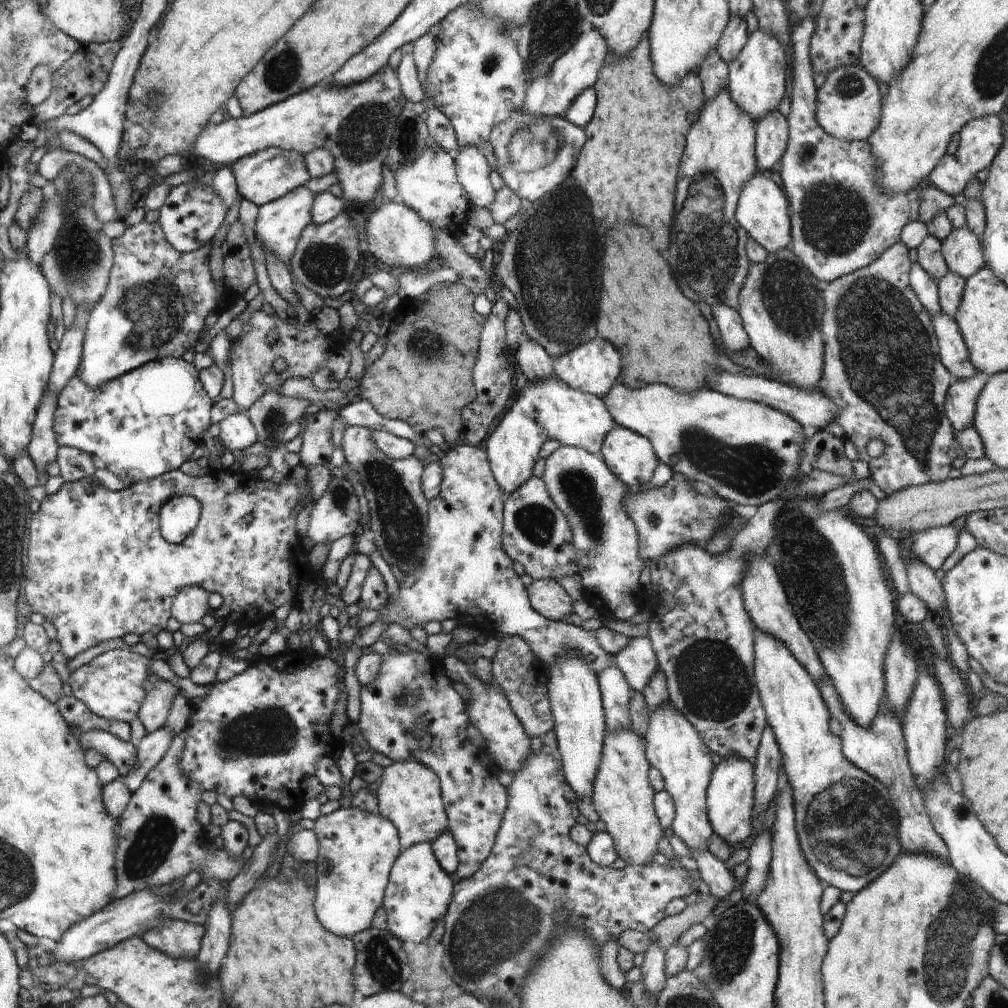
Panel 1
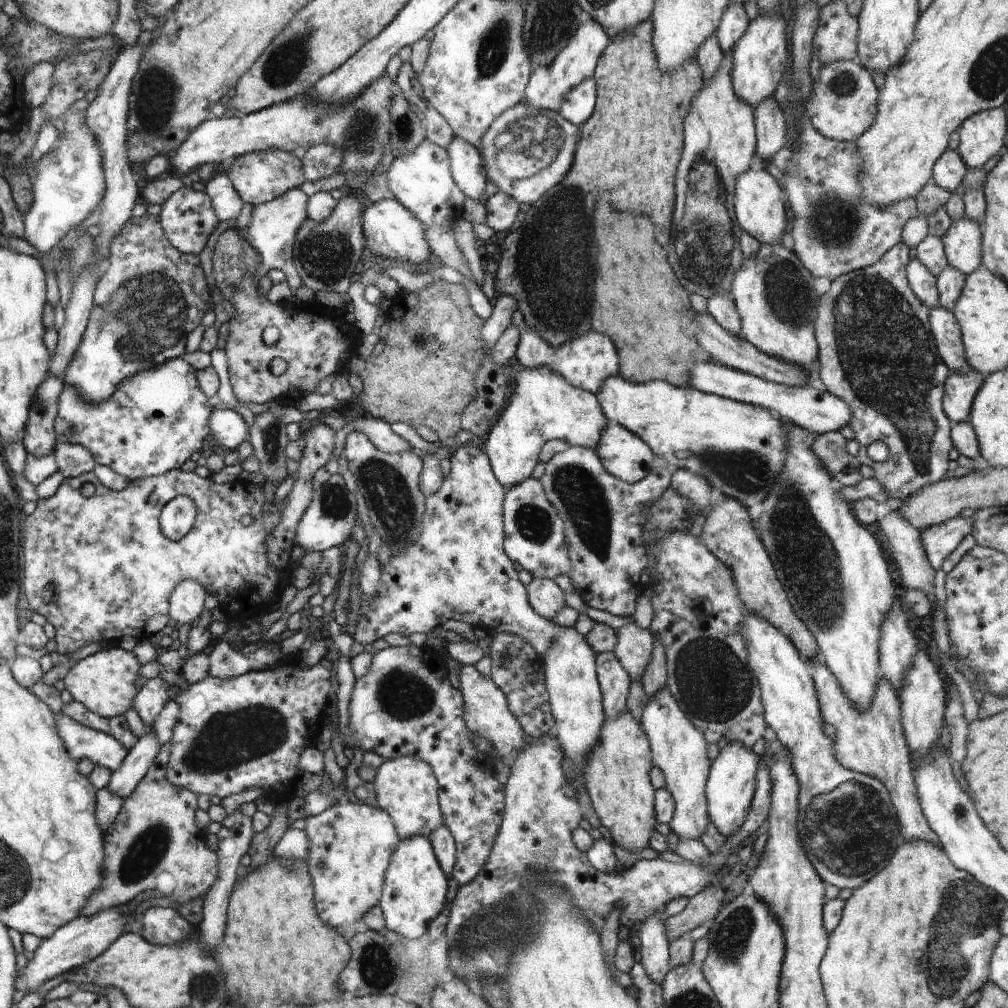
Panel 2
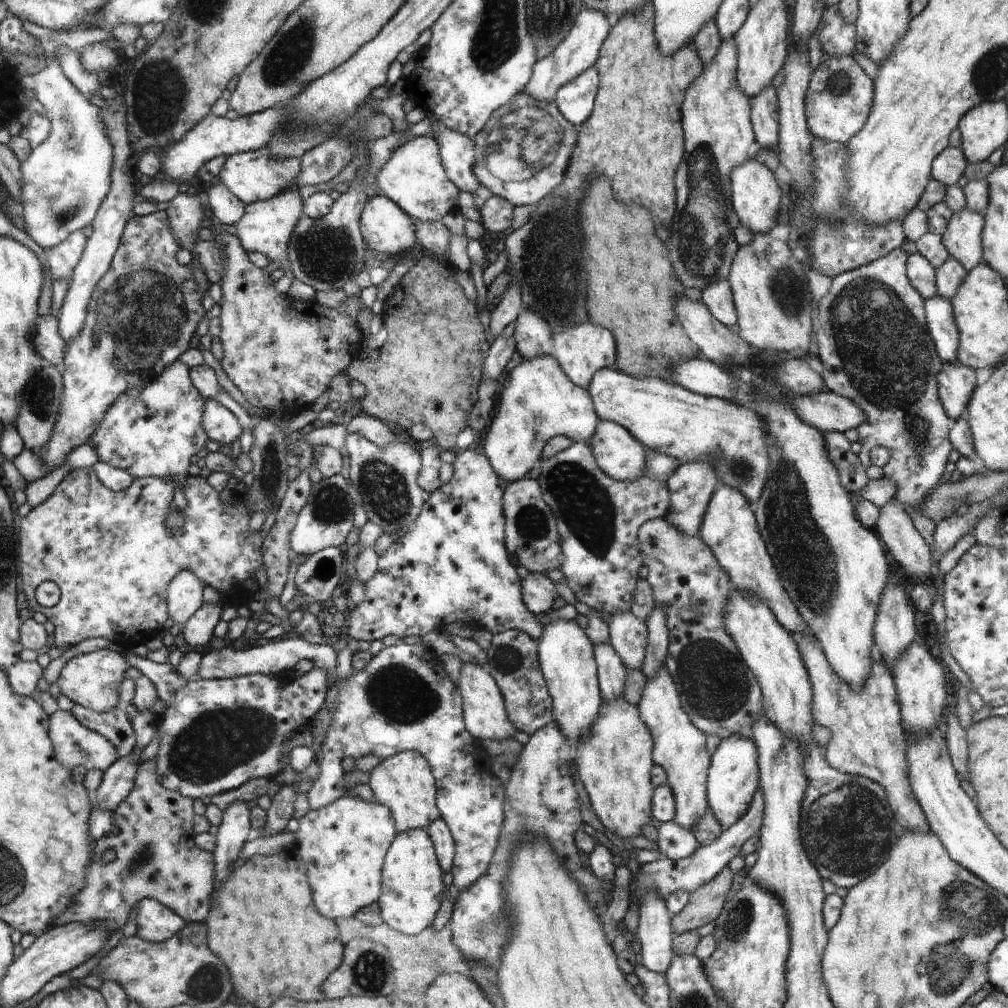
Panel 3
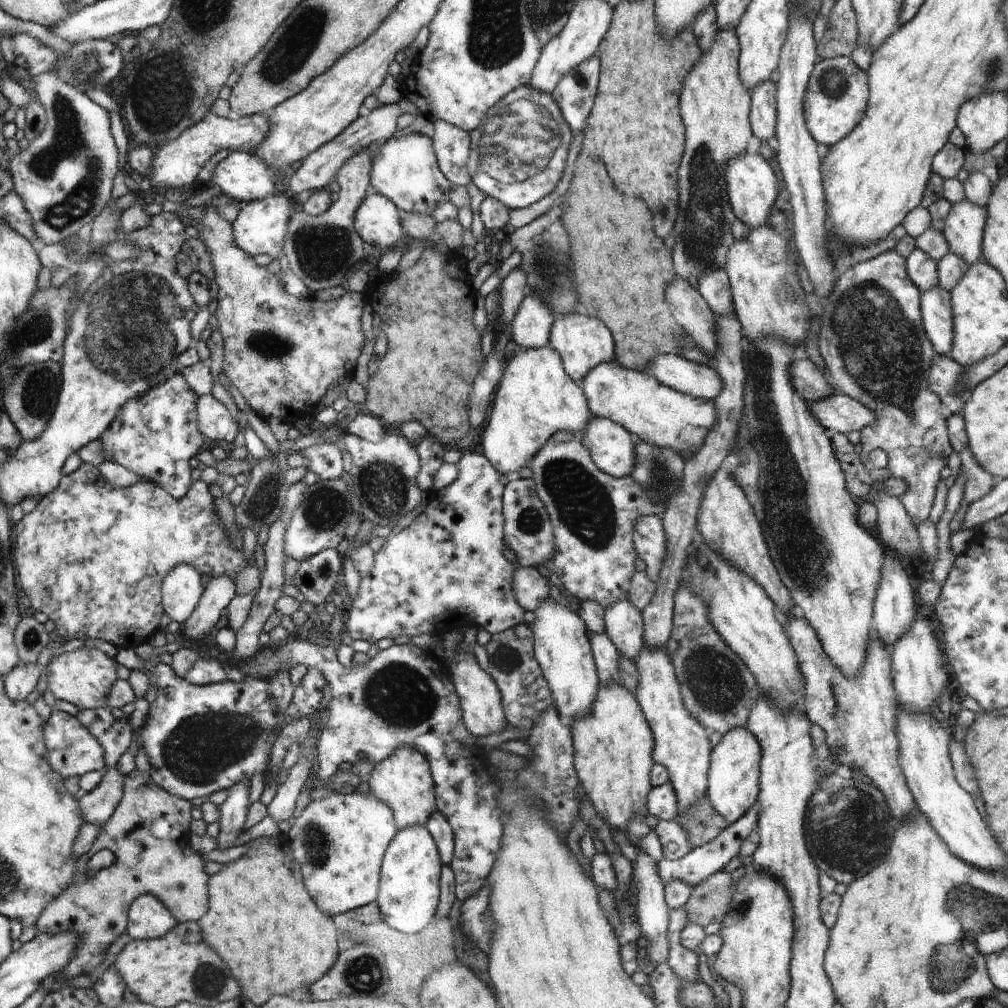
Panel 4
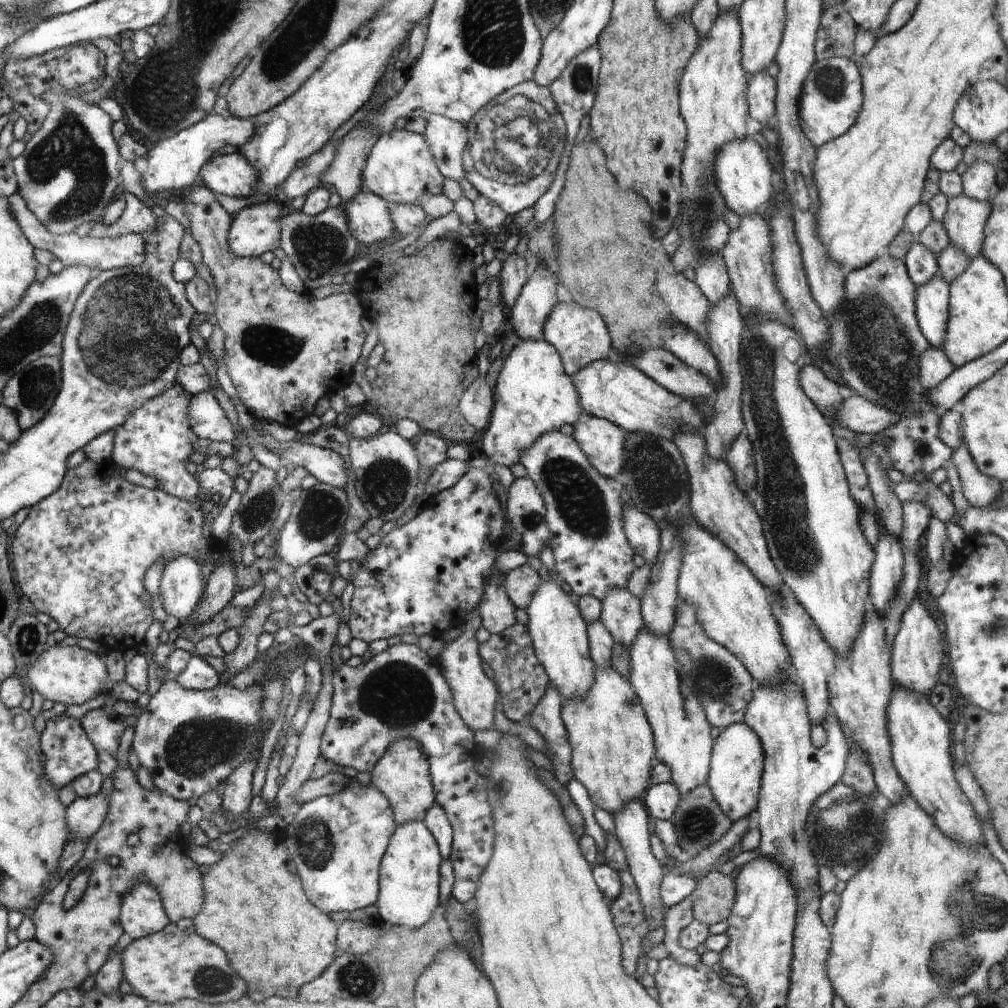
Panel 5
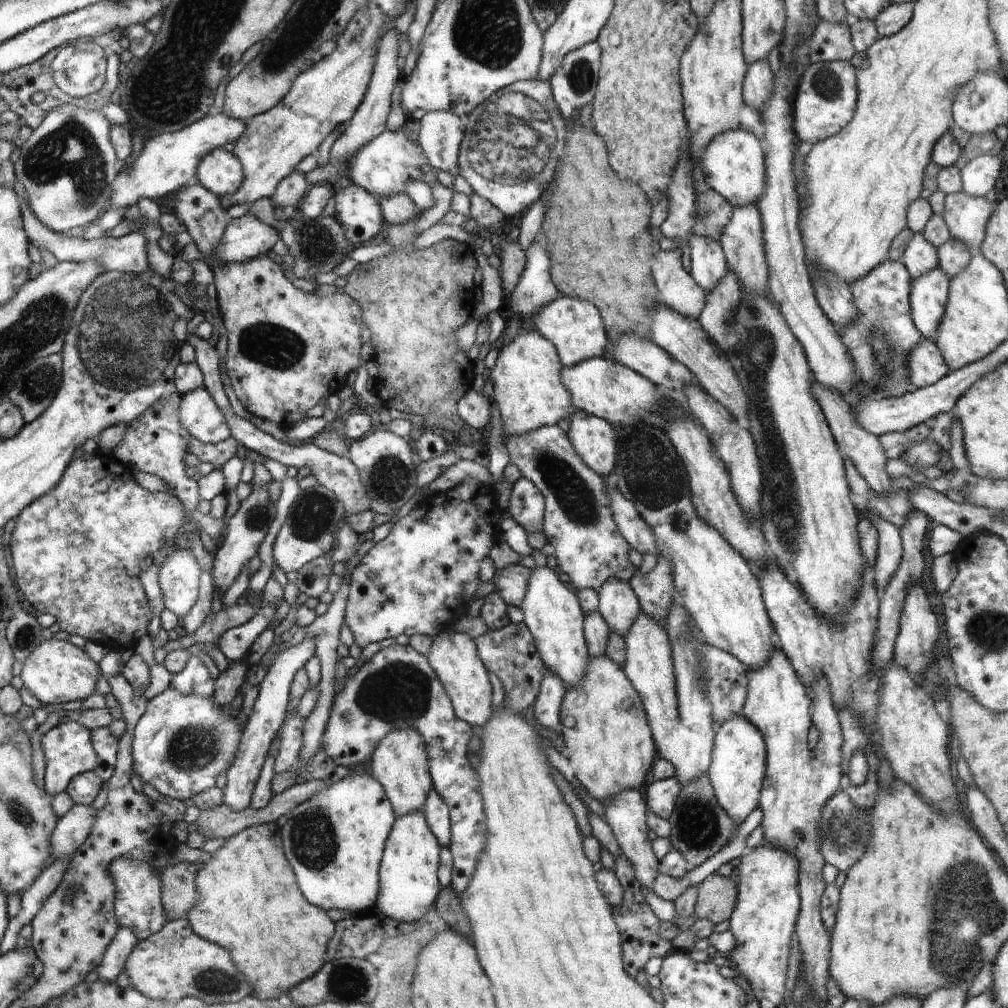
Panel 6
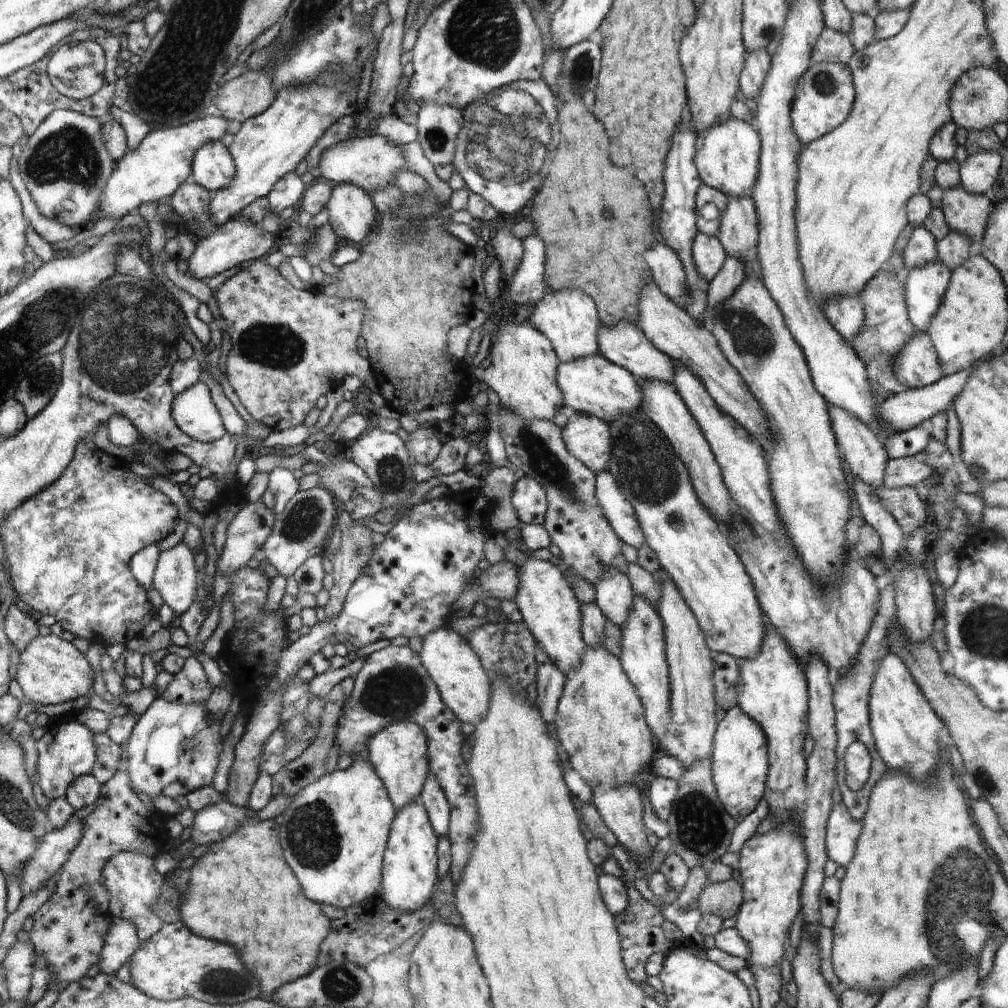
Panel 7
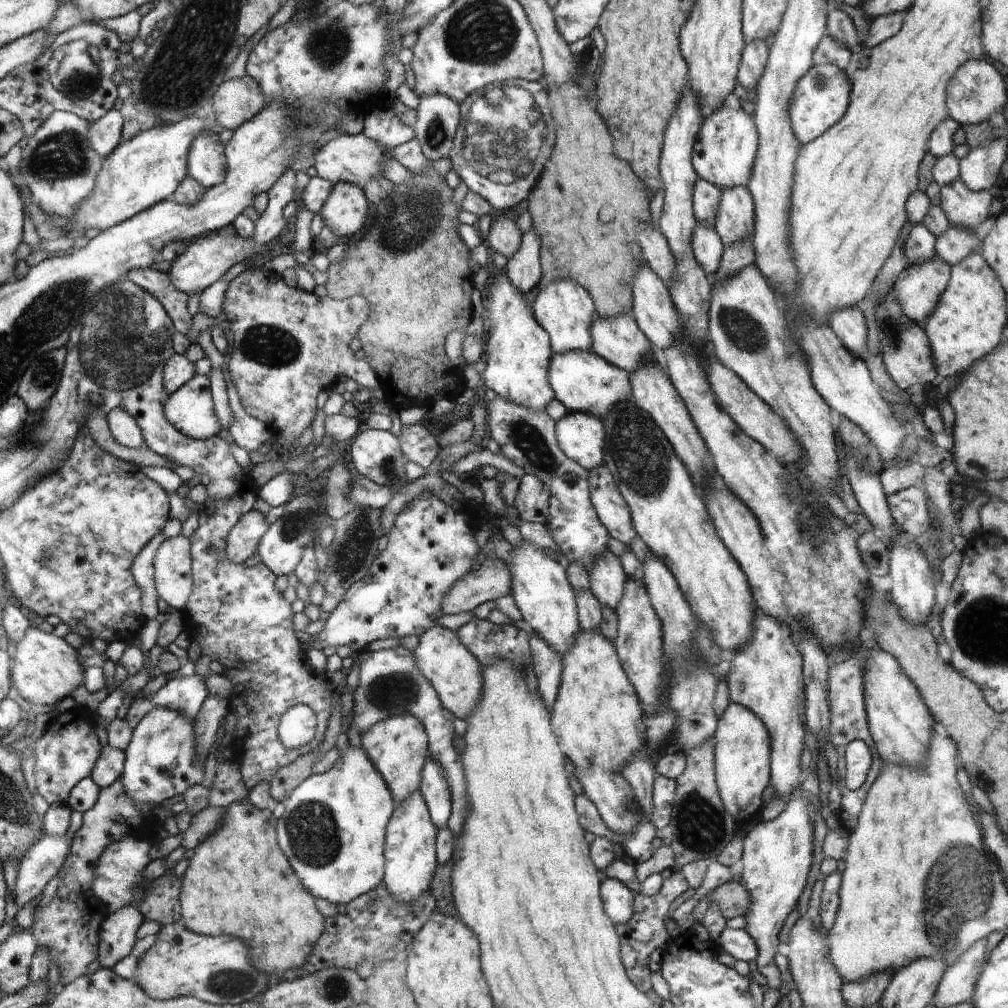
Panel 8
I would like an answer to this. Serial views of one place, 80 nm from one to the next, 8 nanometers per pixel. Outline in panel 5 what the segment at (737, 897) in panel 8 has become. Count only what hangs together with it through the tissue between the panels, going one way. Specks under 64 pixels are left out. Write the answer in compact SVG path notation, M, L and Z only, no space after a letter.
M710 871L692 891L693 918L710 926L729 917L735 901L735 884L729 875Z

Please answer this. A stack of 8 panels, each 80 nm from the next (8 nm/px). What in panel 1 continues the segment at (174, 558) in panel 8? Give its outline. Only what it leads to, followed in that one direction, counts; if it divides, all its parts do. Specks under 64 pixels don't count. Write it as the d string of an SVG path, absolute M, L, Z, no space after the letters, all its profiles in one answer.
M199 586L183 588L173 602L173 615L178 624L200 622L208 614L208 591Z

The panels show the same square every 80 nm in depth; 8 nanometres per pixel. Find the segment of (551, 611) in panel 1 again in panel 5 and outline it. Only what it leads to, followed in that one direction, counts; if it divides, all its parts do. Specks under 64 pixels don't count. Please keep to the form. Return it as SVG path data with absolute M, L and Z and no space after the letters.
M529 564L509 570L505 576L505 591L508 598L518 609L525 609L538 590L540 580L538 572Z

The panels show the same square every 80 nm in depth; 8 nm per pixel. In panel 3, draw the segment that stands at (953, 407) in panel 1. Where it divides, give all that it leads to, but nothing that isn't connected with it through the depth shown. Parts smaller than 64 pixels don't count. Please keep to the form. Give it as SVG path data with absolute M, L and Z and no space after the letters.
M943 363L942 370L937 374L938 394L950 420L967 420L968 419L968 403L970 402L972 393L976 386L976 371L972 367L967 367L962 363Z

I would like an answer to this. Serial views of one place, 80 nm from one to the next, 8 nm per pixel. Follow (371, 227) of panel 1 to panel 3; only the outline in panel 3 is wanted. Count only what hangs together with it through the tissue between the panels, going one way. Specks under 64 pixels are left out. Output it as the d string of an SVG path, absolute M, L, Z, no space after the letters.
M381 194L369 198L365 204L360 217L360 230L369 252L373 255L388 254L390 258L398 260L402 257L418 256L423 252L419 248L415 235L415 222L416 220L409 213L406 213L392 199Z

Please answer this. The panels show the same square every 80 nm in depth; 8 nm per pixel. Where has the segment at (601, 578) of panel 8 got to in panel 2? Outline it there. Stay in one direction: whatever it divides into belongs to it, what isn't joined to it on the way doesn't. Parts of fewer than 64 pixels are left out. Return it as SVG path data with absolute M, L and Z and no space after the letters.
M636 622L616 630L617 643L613 653L632 681L643 678L645 668L651 663L654 638L648 629L642 629Z

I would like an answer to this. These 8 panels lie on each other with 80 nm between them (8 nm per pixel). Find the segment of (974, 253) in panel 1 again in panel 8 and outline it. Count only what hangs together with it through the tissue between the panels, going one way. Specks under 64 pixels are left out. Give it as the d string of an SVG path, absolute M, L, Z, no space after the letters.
M958 178L940 187L939 206L951 225L975 232L989 218L992 198L989 190L972 191Z

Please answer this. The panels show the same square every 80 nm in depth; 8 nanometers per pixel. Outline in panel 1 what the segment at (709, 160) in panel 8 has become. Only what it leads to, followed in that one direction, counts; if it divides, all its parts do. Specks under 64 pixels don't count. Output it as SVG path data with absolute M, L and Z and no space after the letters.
M760 171L749 180L749 183L745 184L745 187L742 187L740 202L736 210L737 221L742 228L746 229L749 238L759 242L768 254L786 249L786 246L790 244L789 212L791 212L789 202L786 202L782 190L778 190L778 186L768 178L768 174Z

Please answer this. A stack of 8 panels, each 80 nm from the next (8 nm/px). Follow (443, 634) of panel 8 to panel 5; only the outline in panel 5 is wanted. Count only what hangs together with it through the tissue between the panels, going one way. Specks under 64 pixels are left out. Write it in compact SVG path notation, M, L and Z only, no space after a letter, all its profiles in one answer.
M472 610L470 616L461 624L462 633L451 644L444 644L444 650L435 661L453 691L453 703L460 713L462 720L474 730L488 730L494 728L494 708L498 702L495 682L488 678L482 670L482 660L478 656L478 642L474 638L476 630L481 626L481 616L478 610Z

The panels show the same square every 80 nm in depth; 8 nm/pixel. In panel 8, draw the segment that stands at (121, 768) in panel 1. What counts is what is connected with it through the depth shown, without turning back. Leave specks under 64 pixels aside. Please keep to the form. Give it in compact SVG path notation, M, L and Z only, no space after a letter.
M75 709L50 722L38 743L33 744L36 754L34 767L36 790L51 804L67 804L70 792L80 780L90 777L102 754L102 736L98 736L98 724L102 718L96 714Z

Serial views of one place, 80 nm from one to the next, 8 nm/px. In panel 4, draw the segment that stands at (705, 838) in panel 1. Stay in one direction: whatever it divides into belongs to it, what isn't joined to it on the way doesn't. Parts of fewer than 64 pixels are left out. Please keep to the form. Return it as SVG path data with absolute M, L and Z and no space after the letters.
M645 646L634 662L639 672L639 685L634 695L657 739L654 760L668 770L669 781L676 790L679 810L685 813L705 799L706 774L709 774L711 759L708 732L685 707L676 669L665 648L648 649Z

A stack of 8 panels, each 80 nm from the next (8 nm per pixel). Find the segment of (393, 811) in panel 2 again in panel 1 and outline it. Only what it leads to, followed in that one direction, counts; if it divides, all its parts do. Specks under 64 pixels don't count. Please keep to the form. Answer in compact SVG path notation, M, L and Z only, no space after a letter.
M394 761L378 777L380 787L375 796L379 814L395 824L402 850L418 843L432 844L444 831L448 831L448 813L441 797L440 777L430 767L418 761Z

